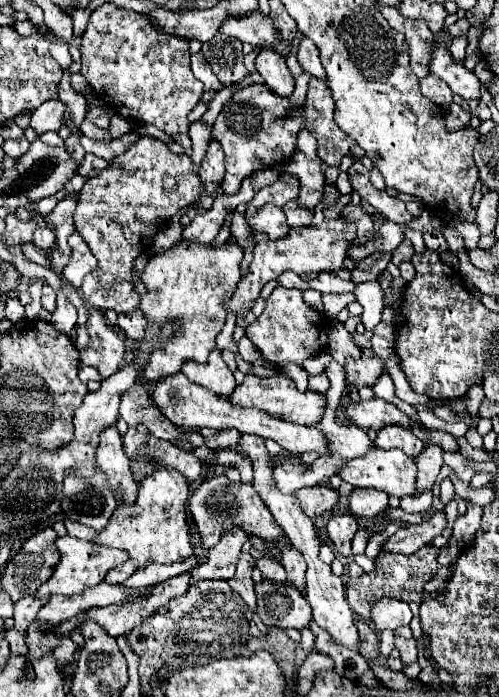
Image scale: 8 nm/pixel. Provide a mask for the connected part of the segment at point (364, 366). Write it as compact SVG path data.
M379 356L371 358L349 358L345 364L345 392L341 400L349 400L351 390L361 390L363 386L375 386L381 374L385 374L385 362Z

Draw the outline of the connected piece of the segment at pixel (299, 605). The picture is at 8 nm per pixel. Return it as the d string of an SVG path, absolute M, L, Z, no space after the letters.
M261 580L255 584L255 596L257 614L265 626L283 630L303 630L309 626L311 606L297 588L273 580Z

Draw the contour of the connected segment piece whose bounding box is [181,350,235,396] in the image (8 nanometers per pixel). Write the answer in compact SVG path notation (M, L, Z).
M219 350L211 352L207 364L195 364L195 362L187 364L185 362L181 372L187 374L191 382L195 382L195 384L219 394L219 396L231 396L231 392L235 390L233 372L223 362Z

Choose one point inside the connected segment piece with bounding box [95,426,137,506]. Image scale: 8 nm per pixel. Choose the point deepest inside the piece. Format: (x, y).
(109, 456)

